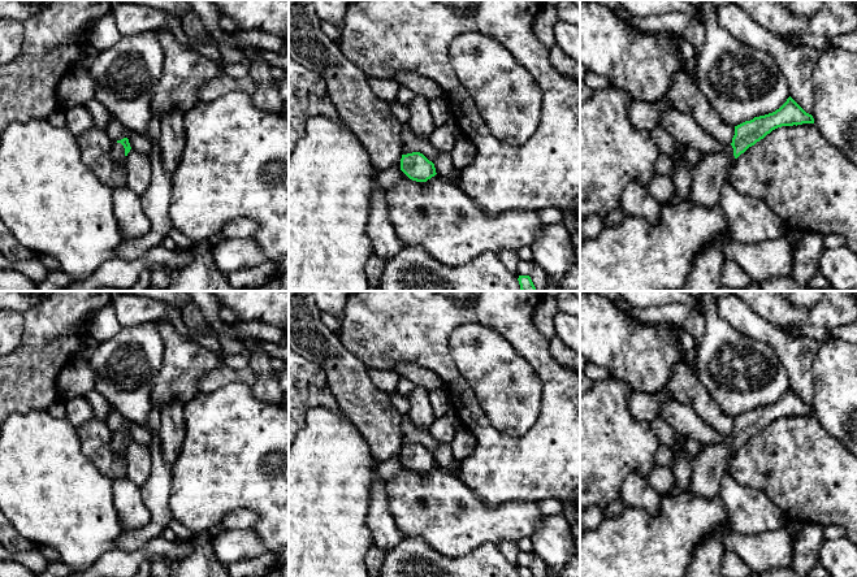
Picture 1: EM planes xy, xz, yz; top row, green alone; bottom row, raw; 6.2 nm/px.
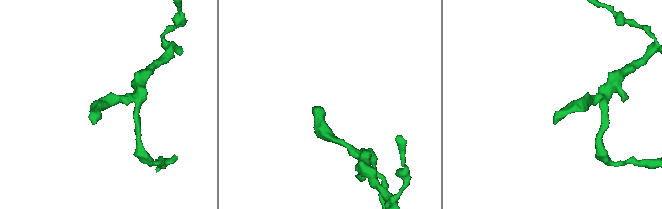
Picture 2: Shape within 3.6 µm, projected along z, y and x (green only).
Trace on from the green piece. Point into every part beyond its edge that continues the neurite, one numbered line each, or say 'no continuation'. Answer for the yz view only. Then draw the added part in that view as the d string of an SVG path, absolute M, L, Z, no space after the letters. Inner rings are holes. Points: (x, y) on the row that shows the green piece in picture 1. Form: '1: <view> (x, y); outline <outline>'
1: yz (708, 177); outline M727 144L722 152L704 155L692 170L692 186L688 196L691 203L701 207L717 205L722 186L735 161L731 144Z

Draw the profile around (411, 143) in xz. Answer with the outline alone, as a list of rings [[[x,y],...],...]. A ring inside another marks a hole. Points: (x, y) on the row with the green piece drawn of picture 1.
[[[404,123],[401,131],[401,140],[402,140],[402,151],[403,155],[420,152],[423,153],[429,161],[434,162],[440,156],[440,151],[437,151],[429,142],[420,139],[414,134],[408,123]]]

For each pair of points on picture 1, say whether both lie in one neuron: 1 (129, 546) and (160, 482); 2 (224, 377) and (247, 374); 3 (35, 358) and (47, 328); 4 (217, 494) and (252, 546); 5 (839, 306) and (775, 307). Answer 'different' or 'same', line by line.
1: same
2: same
3: same
4: different
5: same

